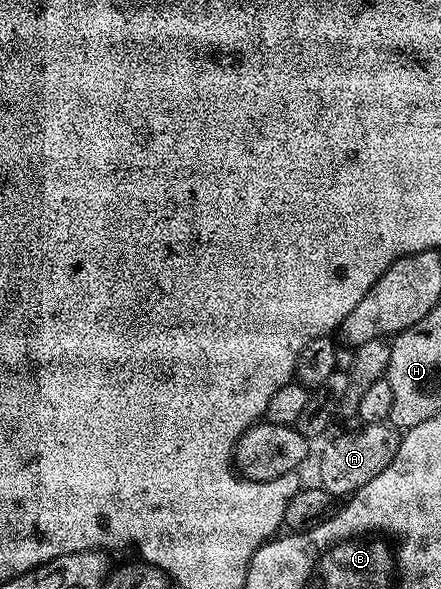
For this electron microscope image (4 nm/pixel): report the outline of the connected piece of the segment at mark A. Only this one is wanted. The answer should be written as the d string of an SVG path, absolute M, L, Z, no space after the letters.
M389 423L369 424L353 433L345 433L331 440L319 457L320 486L332 497L355 493L369 480L375 479L393 461L399 450L400 432Z

